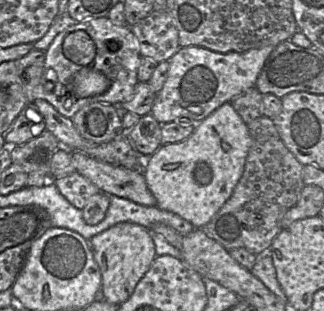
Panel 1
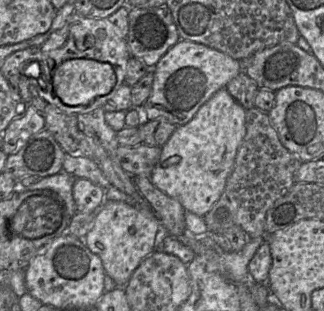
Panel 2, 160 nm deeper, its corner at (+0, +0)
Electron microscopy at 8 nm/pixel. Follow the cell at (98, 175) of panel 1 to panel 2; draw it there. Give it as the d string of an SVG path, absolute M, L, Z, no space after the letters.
M133 176L133 178L139 192L150 203L161 228L165 228L169 236L182 236L186 231L186 210L181 203L155 187L150 177Z

